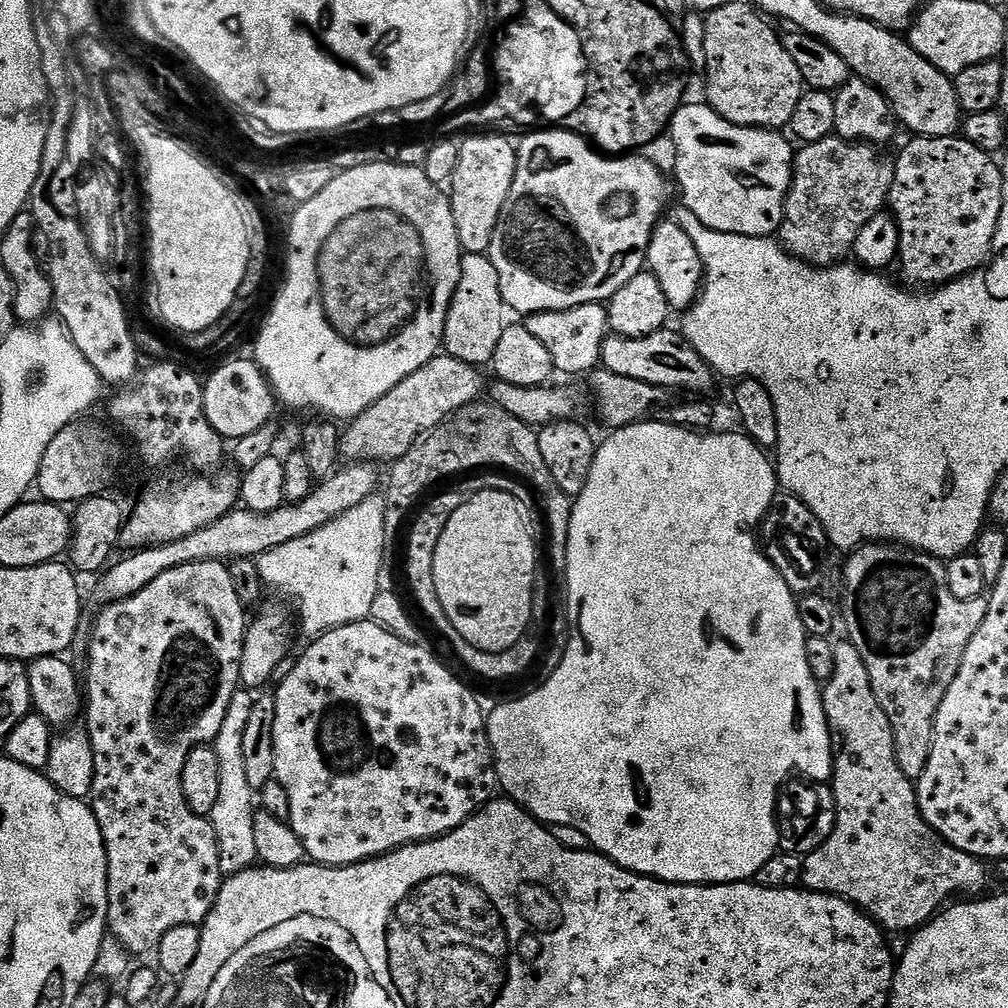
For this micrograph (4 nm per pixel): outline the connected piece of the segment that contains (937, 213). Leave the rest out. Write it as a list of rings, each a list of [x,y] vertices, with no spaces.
[[[913,135],[912,141],[900,152],[900,157],[895,157],[894,163],[894,182],[888,195],[888,204],[890,211],[895,216],[900,227],[900,254],[898,257],[898,268],[904,271],[904,276],[909,280],[907,283],[924,284],[920,286],[943,286],[952,280],[958,280],[963,276],[968,276],[972,272],[979,272],[987,265],[990,257],[993,255],[992,243],[998,230],[998,218],[1002,214],[1002,174],[1000,173],[1000,164],[997,163],[989,153],[978,150],[965,140],[963,135],[955,136],[918,136]]]

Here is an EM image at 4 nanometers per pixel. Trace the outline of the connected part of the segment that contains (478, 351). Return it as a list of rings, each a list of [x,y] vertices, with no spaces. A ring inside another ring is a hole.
[[[482,252],[461,255],[458,286],[452,295],[444,323],[443,351],[467,364],[491,365],[494,350],[506,326],[504,312],[506,305],[502,298],[502,286],[498,286],[498,270],[494,270],[494,262]]]

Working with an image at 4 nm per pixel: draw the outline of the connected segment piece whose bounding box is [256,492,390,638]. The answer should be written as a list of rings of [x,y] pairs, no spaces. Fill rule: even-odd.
[[[376,493],[358,503],[346,514],[332,519],[326,526],[319,527],[310,534],[303,535],[257,559],[256,566],[261,578],[274,590],[296,604],[303,632],[308,638],[315,638],[330,629],[341,628],[356,621],[370,618],[372,604],[381,589],[380,574],[385,565],[385,524],[390,509],[387,499]]]

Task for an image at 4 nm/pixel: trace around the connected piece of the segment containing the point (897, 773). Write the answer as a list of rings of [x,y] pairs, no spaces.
[[[843,643],[836,644],[834,674],[822,688],[824,713],[832,731],[830,787],[836,800],[836,829],[821,848],[803,857],[802,884],[807,891],[825,892],[850,901],[889,933],[911,934],[923,928],[949,902],[987,893],[989,865],[977,856],[950,846],[931,828],[926,818],[922,818],[913,781],[908,780],[898,766],[890,718],[886,718],[886,710],[882,710],[878,698],[874,698],[866,662],[862,662],[858,646]]]

